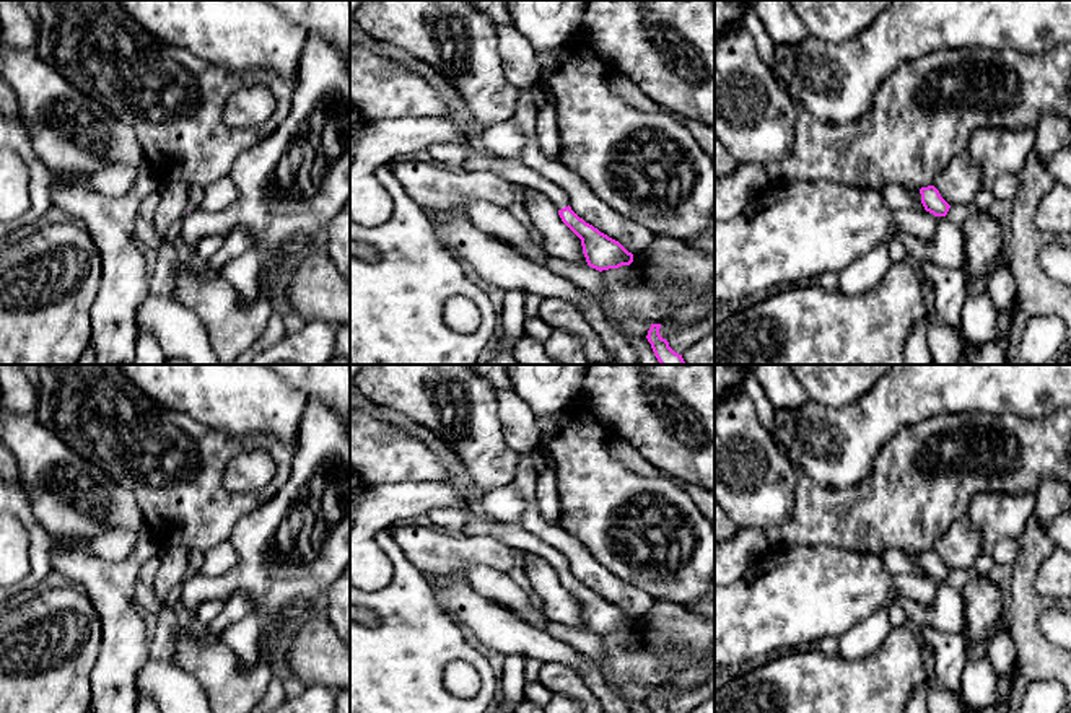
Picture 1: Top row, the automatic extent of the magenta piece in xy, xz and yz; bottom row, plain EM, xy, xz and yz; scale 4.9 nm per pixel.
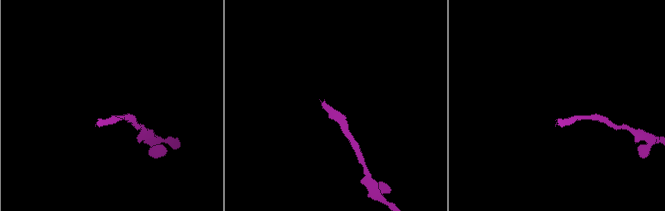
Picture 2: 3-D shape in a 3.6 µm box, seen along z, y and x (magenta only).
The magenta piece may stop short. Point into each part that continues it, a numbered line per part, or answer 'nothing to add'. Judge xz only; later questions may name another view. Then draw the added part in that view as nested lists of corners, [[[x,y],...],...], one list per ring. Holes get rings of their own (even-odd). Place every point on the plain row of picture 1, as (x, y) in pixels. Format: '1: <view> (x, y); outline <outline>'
1: xz (516, 538); outline [[[464,506],[461,511],[469,518],[464,534],[492,536],[521,553],[540,555],[553,566],[557,575],[568,571],[568,560],[565,555],[552,545],[542,542],[537,536],[527,532],[522,526],[508,523],[488,524],[472,510],[472,506]]]

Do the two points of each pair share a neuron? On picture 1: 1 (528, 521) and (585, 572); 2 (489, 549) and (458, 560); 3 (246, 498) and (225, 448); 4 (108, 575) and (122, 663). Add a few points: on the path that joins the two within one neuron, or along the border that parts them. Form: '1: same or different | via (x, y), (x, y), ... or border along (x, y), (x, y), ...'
1: same | via (544, 531), (554, 534), (575, 555)
2: same | via (480, 551), (466, 552)
3: same | via (230, 498), (215, 484), (215, 464)
4: same | via (113, 596), (122, 621), (122, 642)

